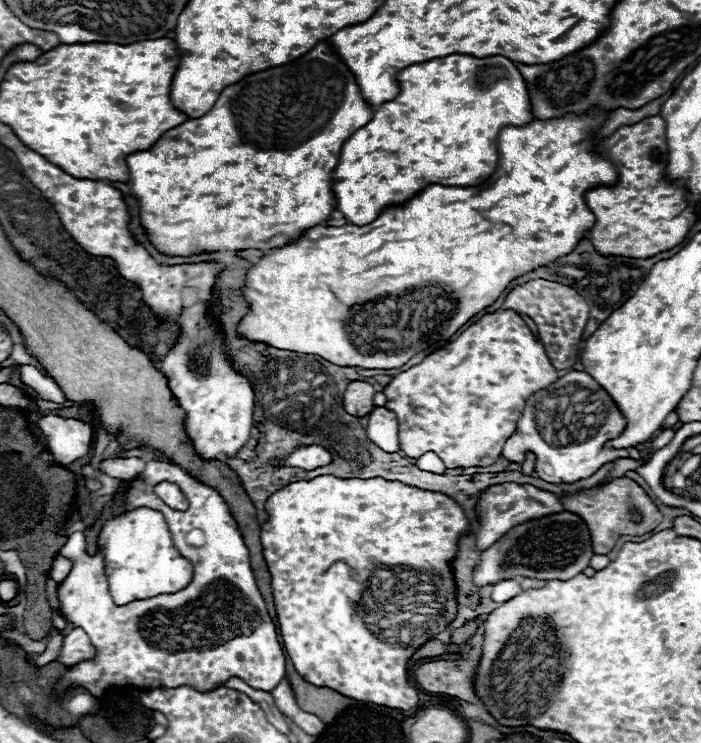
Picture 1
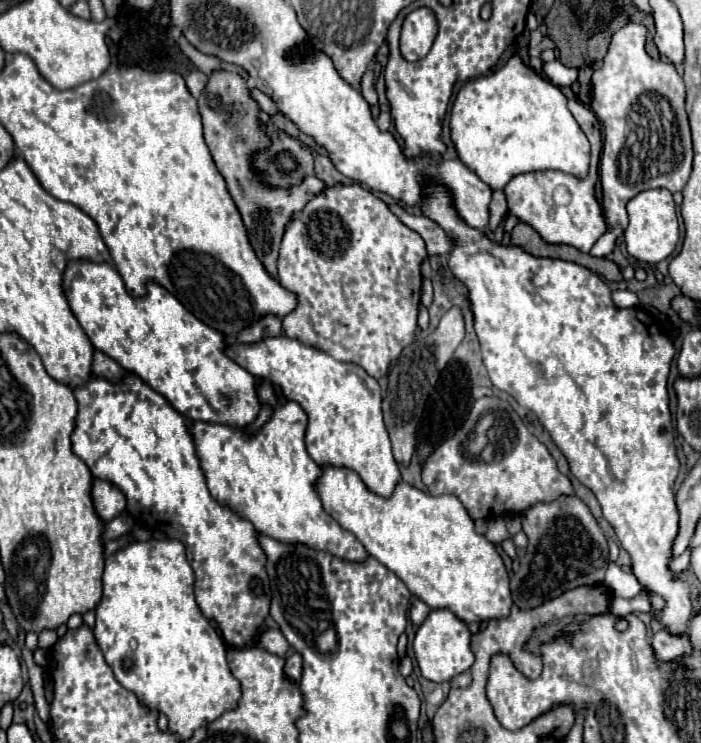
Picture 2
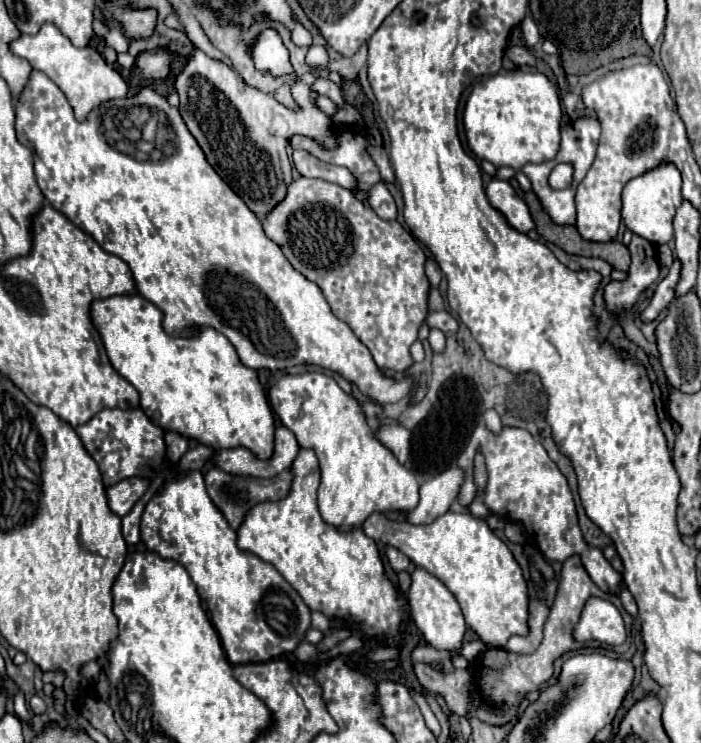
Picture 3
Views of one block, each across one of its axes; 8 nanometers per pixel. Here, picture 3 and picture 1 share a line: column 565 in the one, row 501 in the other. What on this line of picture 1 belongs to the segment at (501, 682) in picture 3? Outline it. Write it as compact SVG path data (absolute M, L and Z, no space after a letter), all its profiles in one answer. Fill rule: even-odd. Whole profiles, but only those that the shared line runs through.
M622 476L612 480L610 484L604 486L594 486L590 490L580 490L576 494L566 494L562 498L562 504L568 512L576 512L578 516L584 516L584 522L588 524L592 532L592 548L596 554L608 554L618 538L622 536L642 536L646 532L652 532L660 522L662 522L662 512L658 506L652 502L652 498L630 478ZM640 512L642 520L634 522L632 514Z

